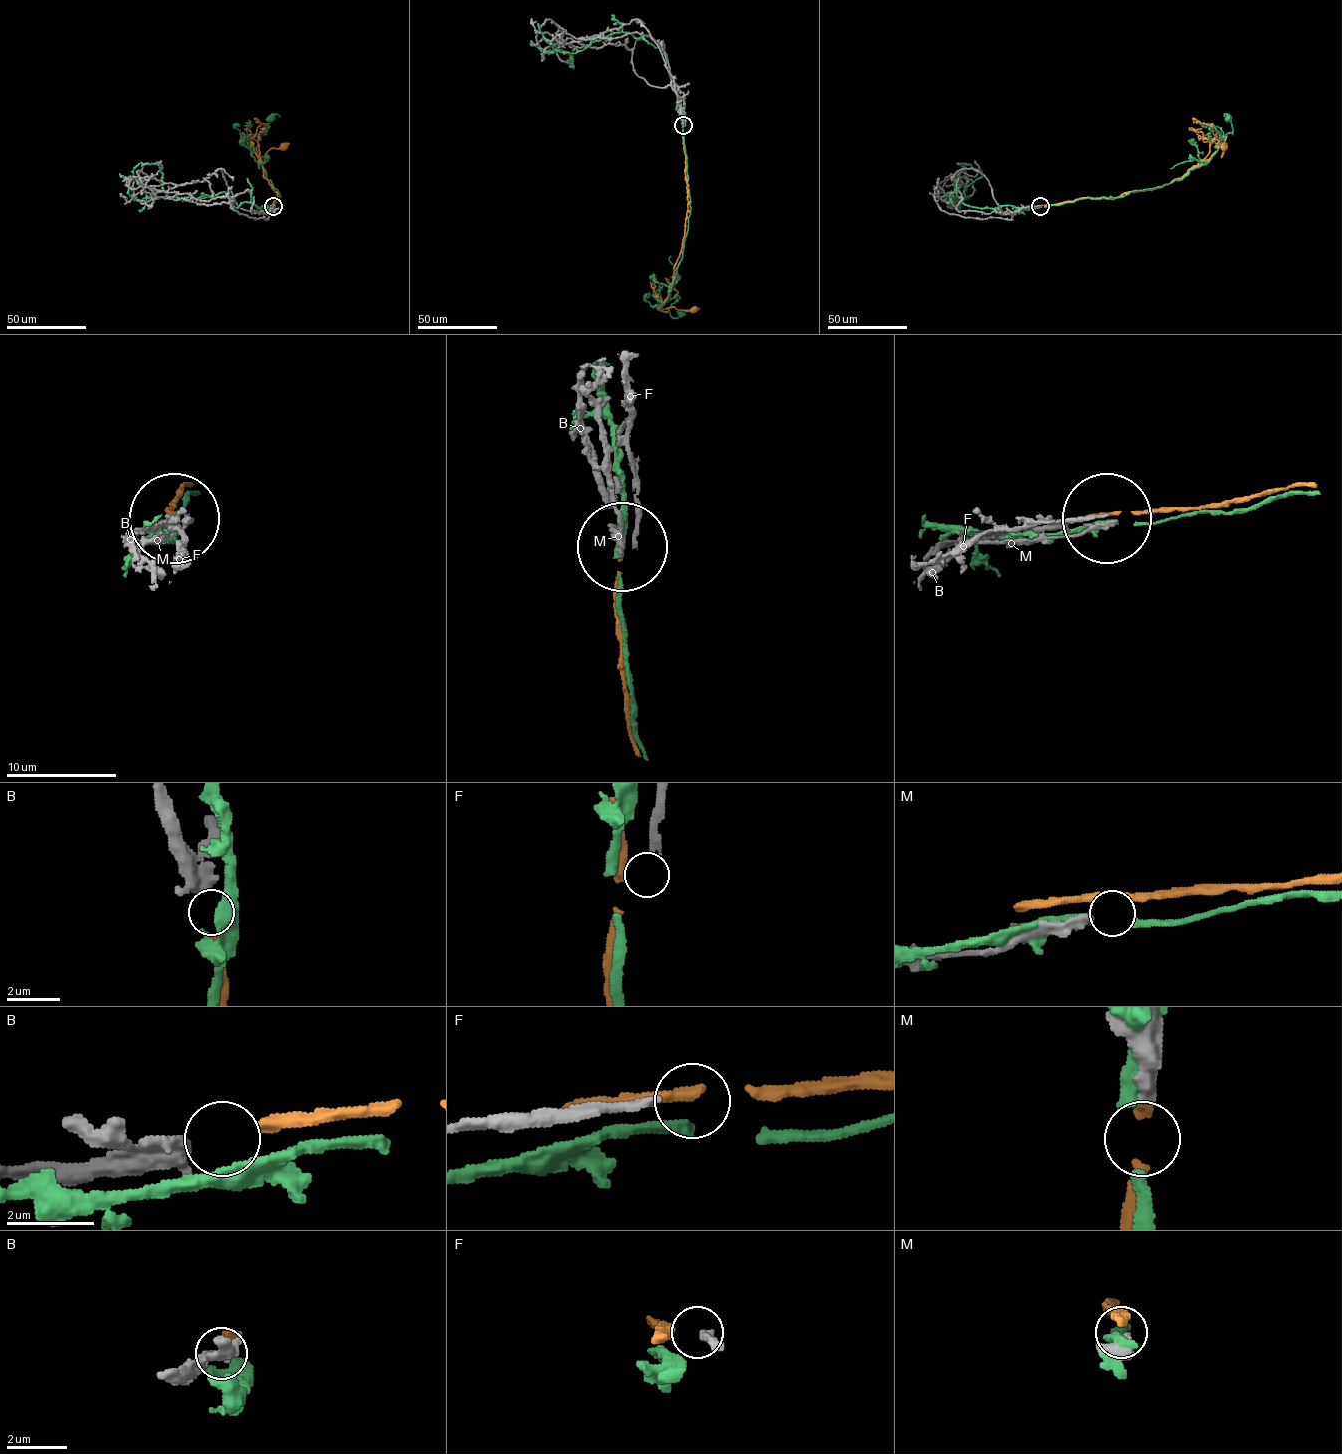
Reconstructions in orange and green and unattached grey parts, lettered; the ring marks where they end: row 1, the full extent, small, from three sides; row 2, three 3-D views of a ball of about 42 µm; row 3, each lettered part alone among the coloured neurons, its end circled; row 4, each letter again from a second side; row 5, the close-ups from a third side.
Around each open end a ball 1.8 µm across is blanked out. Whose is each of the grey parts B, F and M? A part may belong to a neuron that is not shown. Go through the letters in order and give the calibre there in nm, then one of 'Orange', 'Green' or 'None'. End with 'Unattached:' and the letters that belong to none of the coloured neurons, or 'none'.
B: Thickness 360 nm. Orange
F: Thickness 240 nm. None
M: Thickness 360 nm. None
Unattached: F, M

